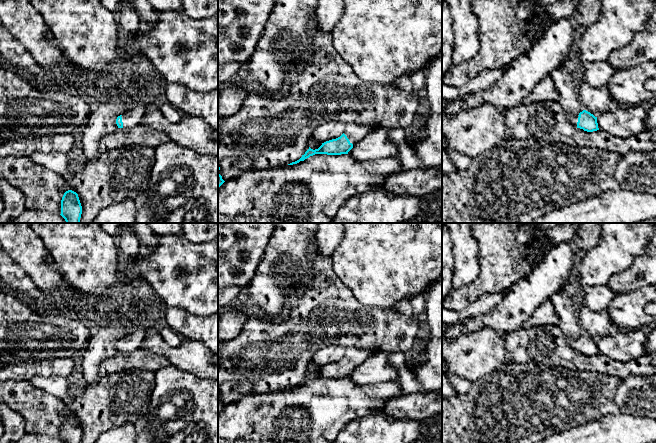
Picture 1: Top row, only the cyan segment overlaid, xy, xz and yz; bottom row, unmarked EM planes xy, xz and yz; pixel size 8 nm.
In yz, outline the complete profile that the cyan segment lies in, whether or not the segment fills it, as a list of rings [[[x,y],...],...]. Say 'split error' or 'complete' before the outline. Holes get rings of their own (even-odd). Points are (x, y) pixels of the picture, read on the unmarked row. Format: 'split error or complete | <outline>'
split error | [[[583,334],[577,340],[569,344],[575,351],[583,353],[587,356],[593,356],[599,354],[597,341],[590,336]]]

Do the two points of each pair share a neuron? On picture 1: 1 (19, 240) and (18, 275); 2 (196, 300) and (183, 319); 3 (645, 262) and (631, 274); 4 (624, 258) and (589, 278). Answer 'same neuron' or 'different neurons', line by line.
1: different neurons
2: different neurons
3: same neuron
4: same neuron

